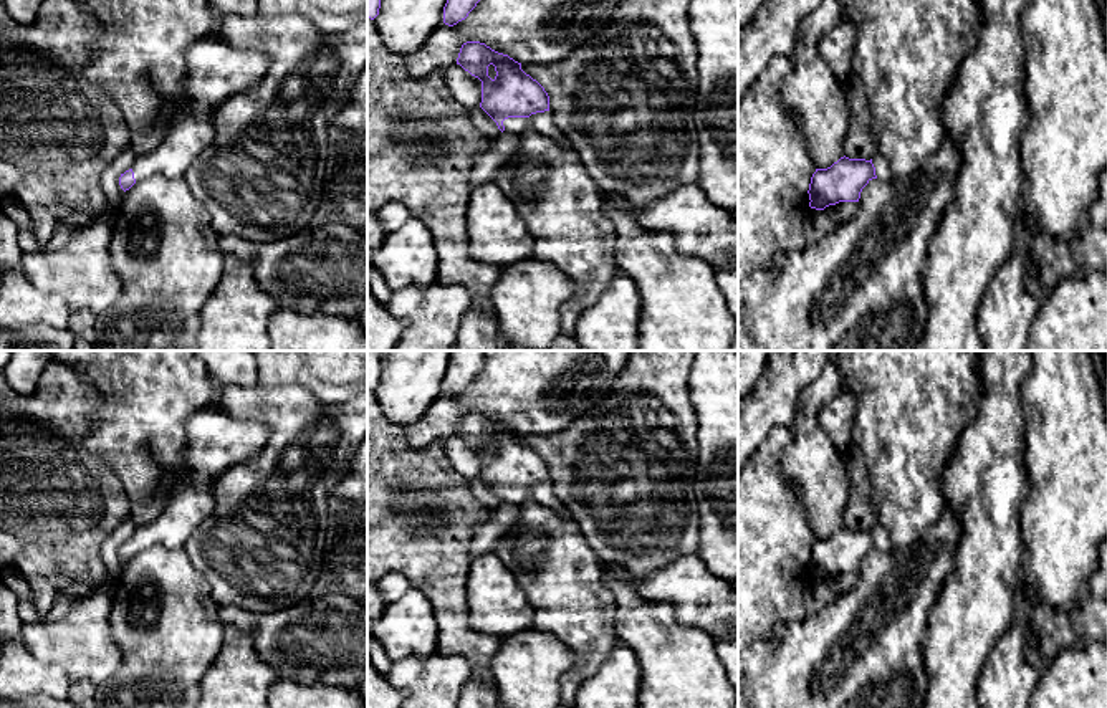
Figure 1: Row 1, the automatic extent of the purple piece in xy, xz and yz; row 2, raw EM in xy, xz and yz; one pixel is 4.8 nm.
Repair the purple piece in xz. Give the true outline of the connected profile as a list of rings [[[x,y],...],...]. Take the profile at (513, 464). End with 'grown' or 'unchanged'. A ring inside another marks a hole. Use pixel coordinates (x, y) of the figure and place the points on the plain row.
[[[467,412],[460,419],[457,435],[482,452],[480,478],[501,503],[520,506],[531,500],[571,518],[549,481],[548,463],[521,440],[521,433],[485,414]]] | grown

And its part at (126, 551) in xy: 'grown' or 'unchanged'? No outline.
grown

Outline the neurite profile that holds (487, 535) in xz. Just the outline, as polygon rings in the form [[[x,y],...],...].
[[[500,503],[490,509],[488,518],[477,524],[472,533],[468,553],[472,557],[493,553],[495,546],[508,534],[520,518],[520,506]]]

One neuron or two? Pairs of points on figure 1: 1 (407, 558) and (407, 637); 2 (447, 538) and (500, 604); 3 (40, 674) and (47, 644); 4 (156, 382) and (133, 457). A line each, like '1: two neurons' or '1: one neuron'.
1: two neurons
2: two neurons
3: two neurons
4: one neuron

